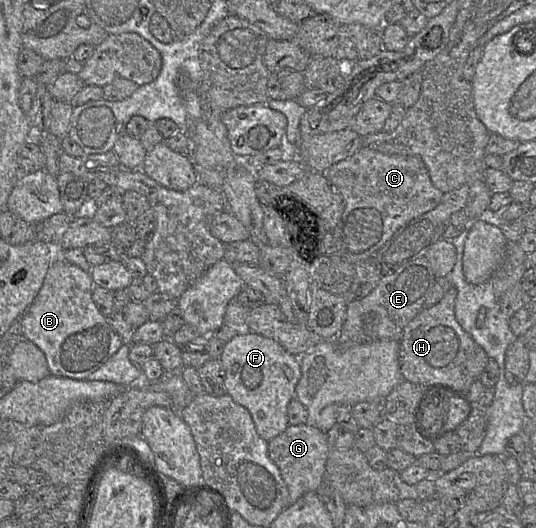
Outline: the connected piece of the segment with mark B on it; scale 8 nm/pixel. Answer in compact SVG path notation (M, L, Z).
M56 256L50 265L43 285L32 304L21 317L23 337L33 342L44 353L51 375L87 380L88 376L114 355L123 342L96 307L90 273Z

